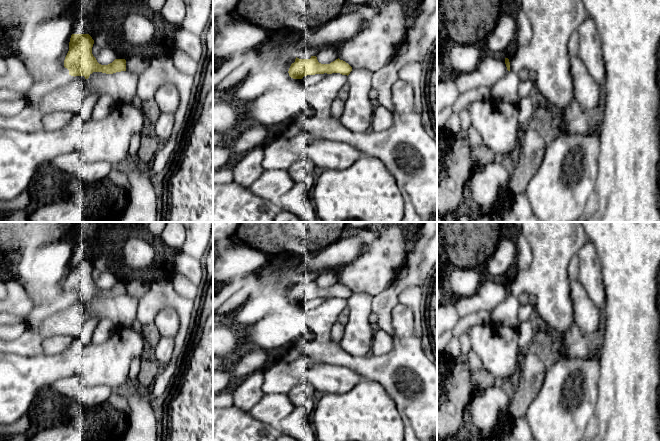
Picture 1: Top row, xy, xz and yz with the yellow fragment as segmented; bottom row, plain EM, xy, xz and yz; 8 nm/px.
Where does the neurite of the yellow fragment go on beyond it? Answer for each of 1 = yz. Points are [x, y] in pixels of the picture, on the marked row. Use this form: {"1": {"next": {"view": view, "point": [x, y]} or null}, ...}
{"1": {"next": null}}

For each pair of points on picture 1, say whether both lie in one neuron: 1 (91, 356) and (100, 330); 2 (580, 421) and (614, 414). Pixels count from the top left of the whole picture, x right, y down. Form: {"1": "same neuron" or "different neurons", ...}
{"1": "different neurons", "2": "different neurons"}

